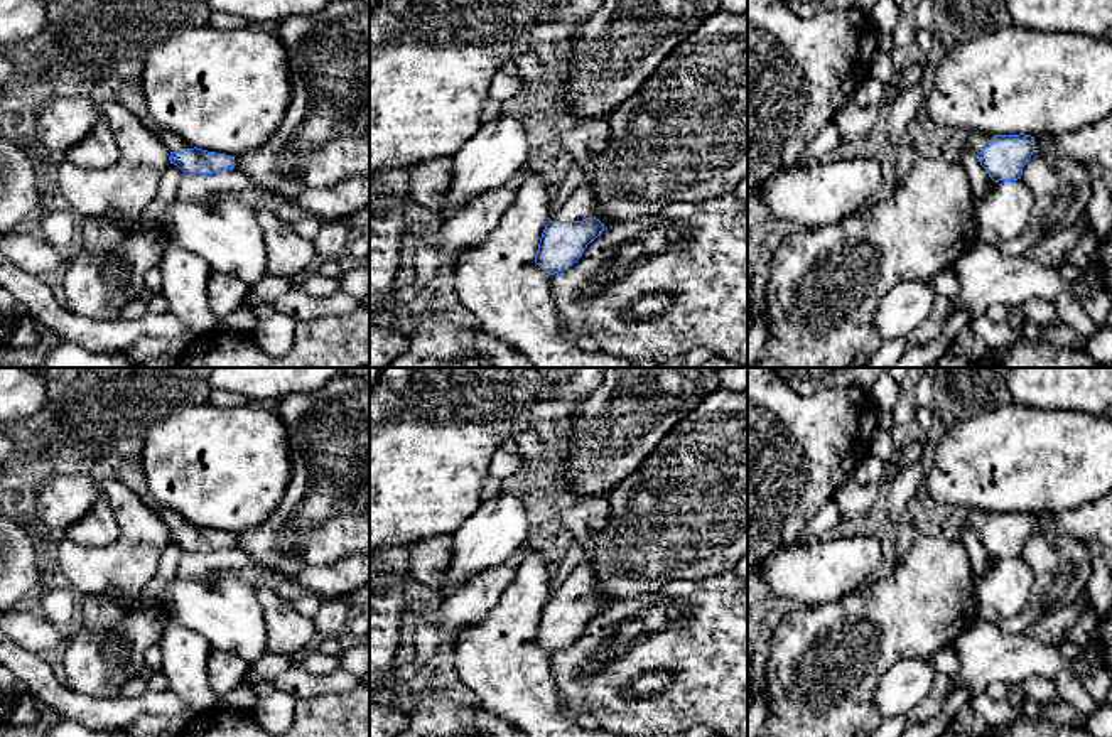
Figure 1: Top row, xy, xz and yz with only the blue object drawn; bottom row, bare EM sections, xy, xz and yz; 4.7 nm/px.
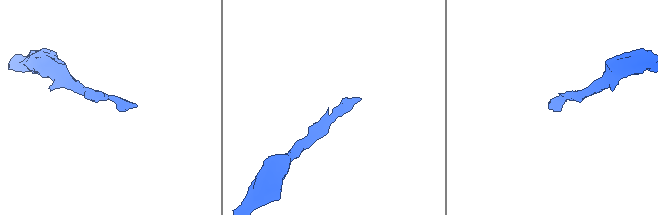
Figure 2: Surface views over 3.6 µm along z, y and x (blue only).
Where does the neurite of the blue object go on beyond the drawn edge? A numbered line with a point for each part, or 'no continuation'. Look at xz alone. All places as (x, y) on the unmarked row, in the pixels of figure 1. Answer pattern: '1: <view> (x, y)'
1: xz (581, 582)

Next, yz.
1: yz (976, 520)

